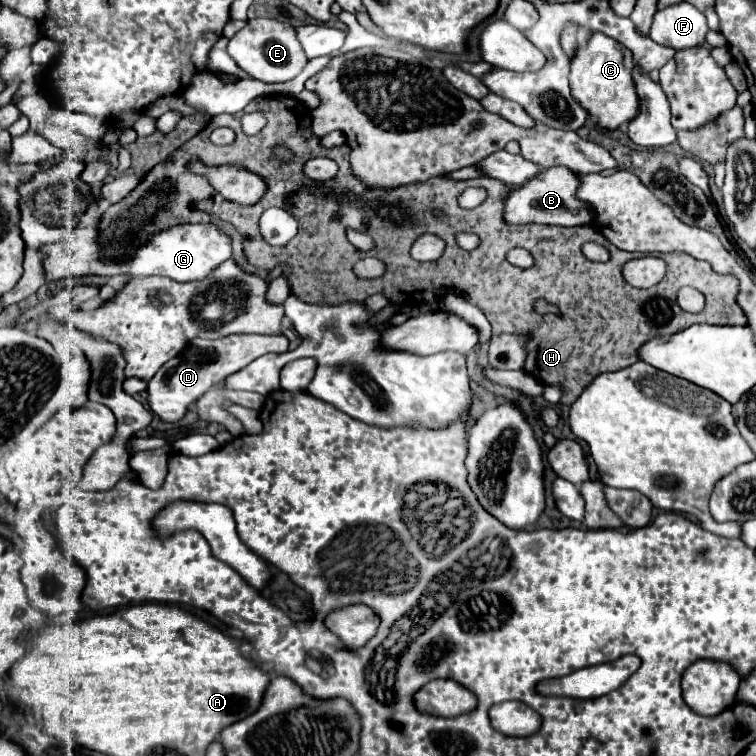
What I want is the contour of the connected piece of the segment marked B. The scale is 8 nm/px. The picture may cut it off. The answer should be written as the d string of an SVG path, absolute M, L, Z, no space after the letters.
M556 166L556 168L544 168L528 182L514 186L504 202L504 222L506 224L554 224L554 226L584 226L594 220L594 212L588 204L576 200L576 186L578 178L572 170Z

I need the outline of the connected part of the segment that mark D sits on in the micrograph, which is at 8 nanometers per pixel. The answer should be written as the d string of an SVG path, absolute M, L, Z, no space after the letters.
M234 334L220 340L192 340L192 346L188 346L180 356L172 358L168 366L160 368L158 374L148 382L148 404L154 414L158 414L164 422L178 422L188 412L188 406L194 404L202 394L206 394L212 386L220 384L228 376L240 372L244 366L254 362L256 358L270 354L270 352L288 352L288 338L286 336L260 336L260 334Z

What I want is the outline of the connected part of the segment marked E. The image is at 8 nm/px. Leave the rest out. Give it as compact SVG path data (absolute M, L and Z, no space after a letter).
M274 18L248 20L246 26L240 32L236 32L236 36L230 40L228 52L242 70L246 70L252 78L266 84L288 82L296 78L308 64L308 56L304 54L296 28L290 26L288 22L280 22Z

